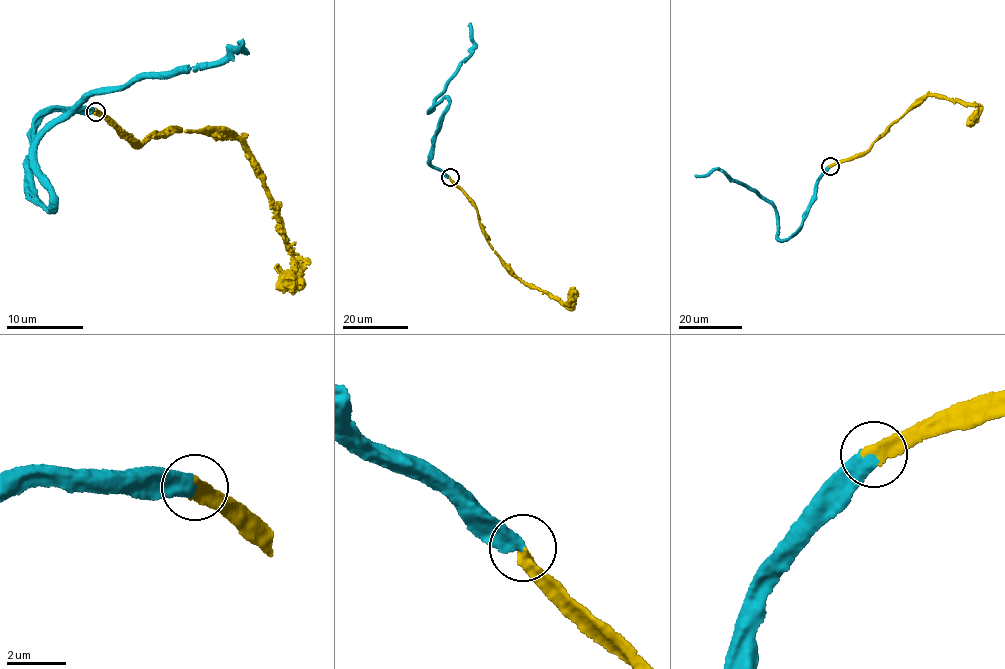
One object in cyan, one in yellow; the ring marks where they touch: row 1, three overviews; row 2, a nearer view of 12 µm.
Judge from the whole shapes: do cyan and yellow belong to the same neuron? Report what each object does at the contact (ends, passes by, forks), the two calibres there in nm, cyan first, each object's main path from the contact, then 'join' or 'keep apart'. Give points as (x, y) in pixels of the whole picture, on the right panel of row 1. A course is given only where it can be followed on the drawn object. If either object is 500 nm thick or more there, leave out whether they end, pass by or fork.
calibres 550 and 460 nm; course cyan (830, 166), (819, 177), (801, 227), (786, 240), (777, 237), (771, 203), (754, 191), (713, 168), (695, 176); course yellow (830, 166), (861, 155), (922, 96), (939, 94), (979, 106), (978, 116), (968, 125); join

